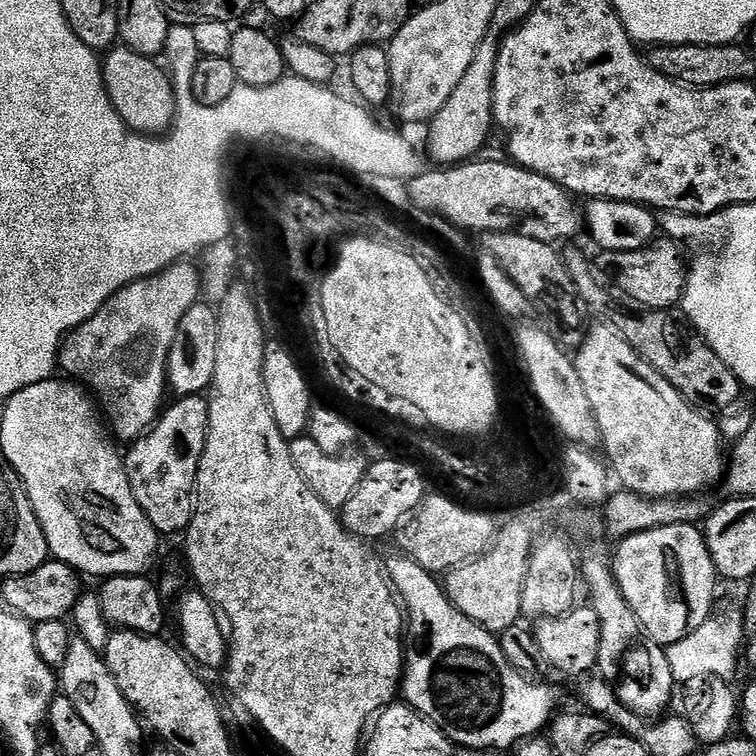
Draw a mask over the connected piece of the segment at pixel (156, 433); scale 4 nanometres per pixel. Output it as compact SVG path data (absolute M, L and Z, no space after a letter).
M203 395L181 396L175 402L177 404L169 403L161 411L160 419L152 425L147 435L135 441L129 447L132 449L124 456L124 469L130 478L130 490L134 490L134 498L138 498L138 506L142 506L146 518L160 534L183 533L188 523L192 521L192 517L196 515L196 479L204 447L208 441L210 410L207 399Z

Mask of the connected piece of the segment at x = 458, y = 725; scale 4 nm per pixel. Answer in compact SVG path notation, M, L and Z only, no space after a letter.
M395 555L389 558L388 564L386 560L386 575L406 613L403 703L434 722L448 735L453 745L459 747L461 744L464 748L512 750L521 742L543 733L557 707L555 694L546 685L540 684L544 682L537 682L514 670L514 666L508 664L506 654L502 654L499 639L457 610L448 601L441 581L433 573L422 570L422 566L418 566L418 562L409 556Z

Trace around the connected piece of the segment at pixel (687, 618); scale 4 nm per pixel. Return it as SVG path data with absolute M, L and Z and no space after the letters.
M695 524L662 526L623 537L614 551L616 581L641 628L661 646L677 644L714 611L718 573L703 531Z

